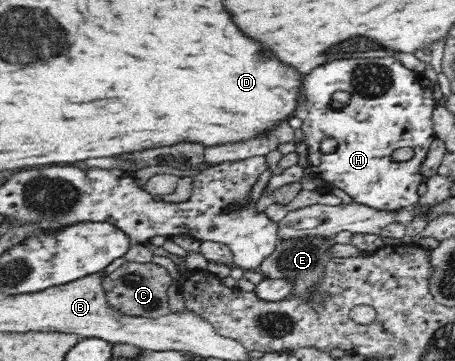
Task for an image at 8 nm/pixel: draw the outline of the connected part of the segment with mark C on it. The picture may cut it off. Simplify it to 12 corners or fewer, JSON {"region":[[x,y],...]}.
{"region":[[127,261],[104,279],[110,305],[156,319],[172,313],[173,279],[154,262]]}

